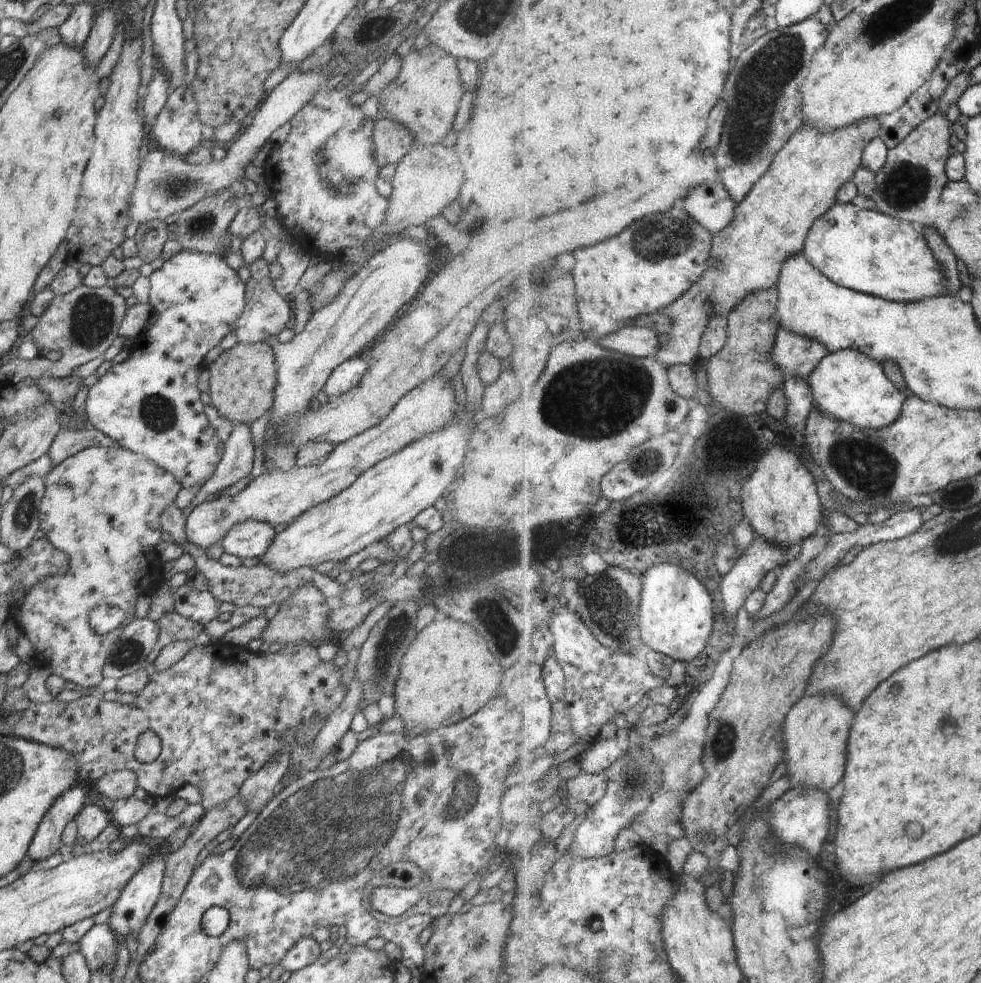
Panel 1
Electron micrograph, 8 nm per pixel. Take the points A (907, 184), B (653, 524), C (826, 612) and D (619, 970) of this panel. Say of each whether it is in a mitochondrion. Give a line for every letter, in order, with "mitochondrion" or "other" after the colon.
A: mitochondrion
B: mitochondrion
C: other
D: mitochondrion

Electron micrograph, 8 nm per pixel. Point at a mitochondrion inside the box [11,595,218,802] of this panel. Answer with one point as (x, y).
(128, 654)

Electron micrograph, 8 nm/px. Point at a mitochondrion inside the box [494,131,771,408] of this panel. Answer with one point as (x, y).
(659, 239)

